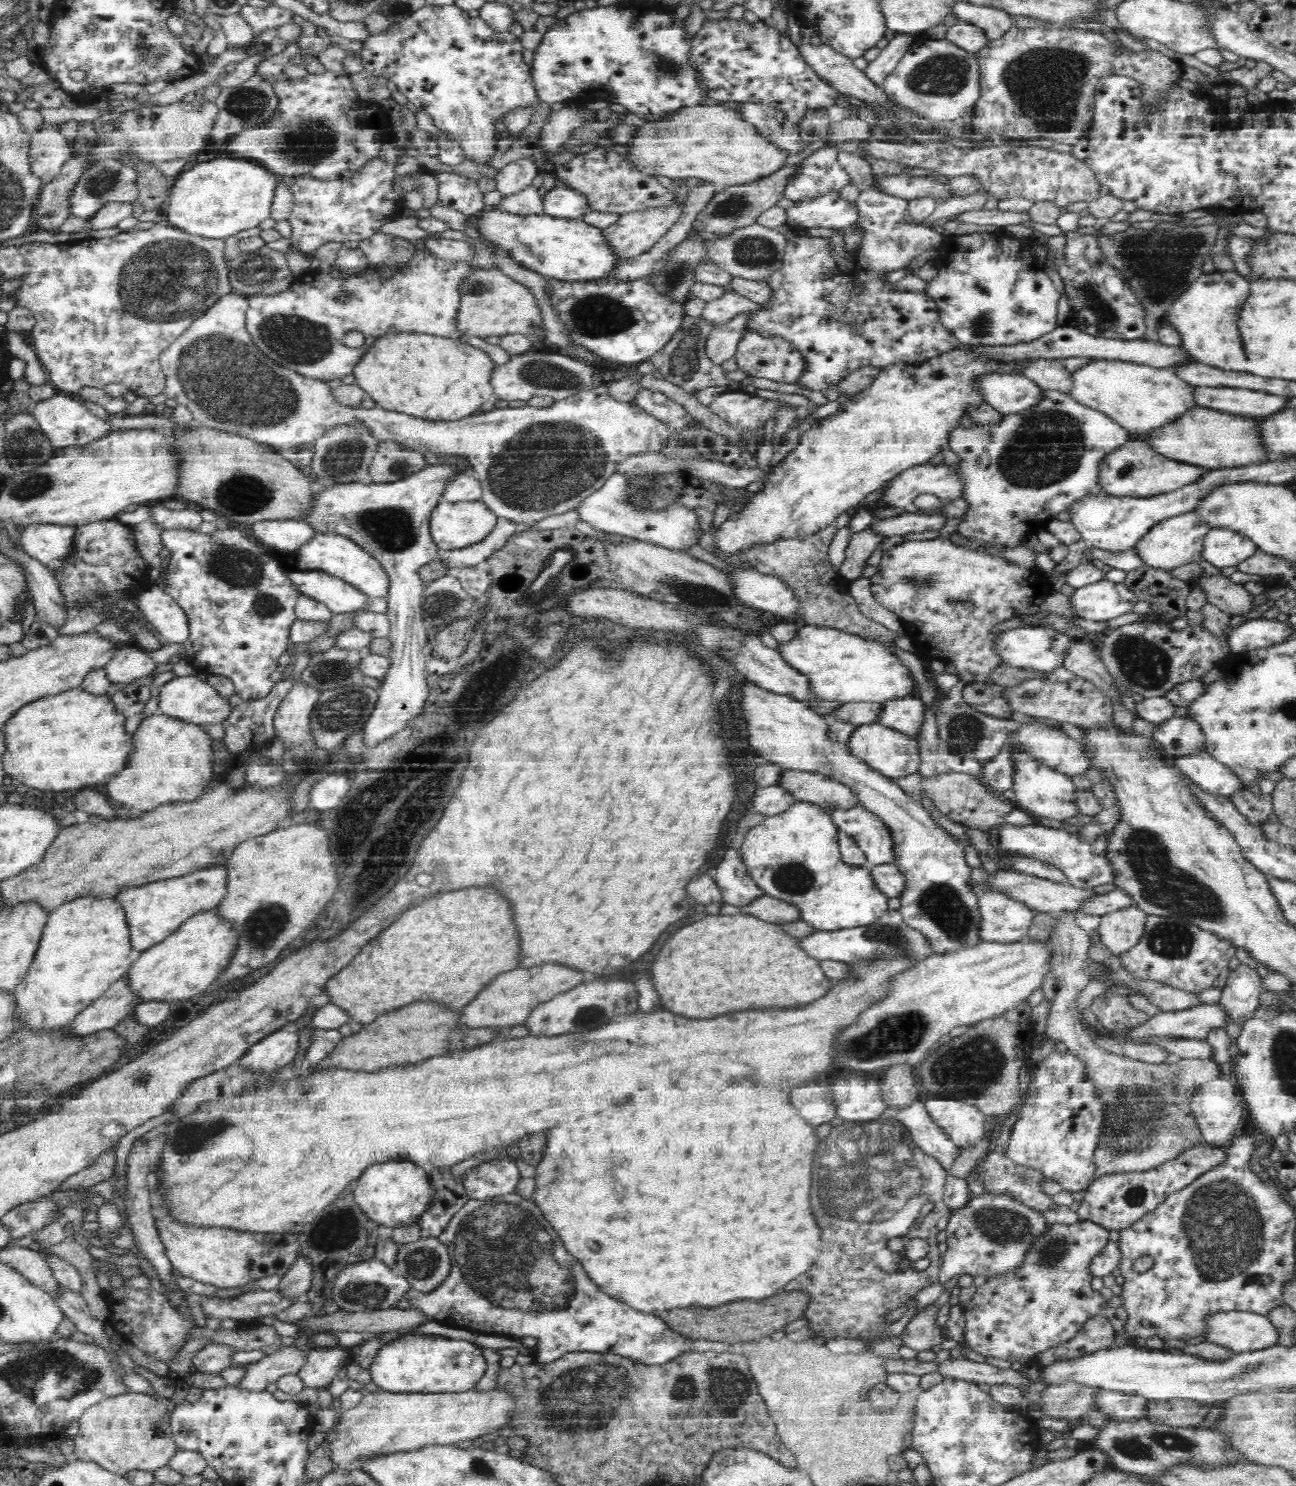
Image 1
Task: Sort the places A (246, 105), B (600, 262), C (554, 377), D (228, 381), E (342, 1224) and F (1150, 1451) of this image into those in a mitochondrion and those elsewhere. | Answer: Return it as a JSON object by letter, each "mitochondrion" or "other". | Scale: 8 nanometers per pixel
{"A":"mitochondrion","B":"other","C":"mitochondrion","D":"mitochondrion","E":"mitochondrion","F":"mitochondrion"}

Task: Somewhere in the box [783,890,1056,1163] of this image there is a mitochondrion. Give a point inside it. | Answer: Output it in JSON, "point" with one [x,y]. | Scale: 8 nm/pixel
{"point":[970,1066]}

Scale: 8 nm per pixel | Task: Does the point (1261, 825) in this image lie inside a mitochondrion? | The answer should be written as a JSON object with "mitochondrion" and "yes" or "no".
{"mitochondrion":"no"}

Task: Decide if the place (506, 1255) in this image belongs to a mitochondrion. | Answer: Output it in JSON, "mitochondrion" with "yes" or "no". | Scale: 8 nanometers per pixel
{"mitochondrion":"yes"}

